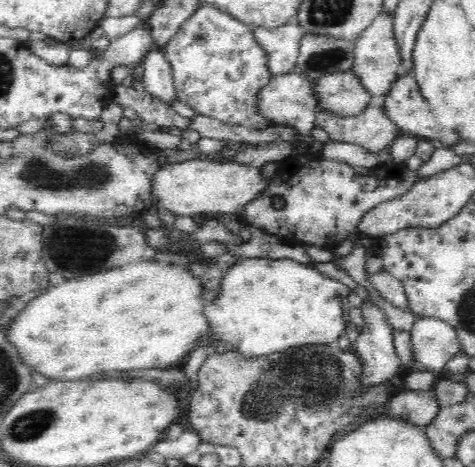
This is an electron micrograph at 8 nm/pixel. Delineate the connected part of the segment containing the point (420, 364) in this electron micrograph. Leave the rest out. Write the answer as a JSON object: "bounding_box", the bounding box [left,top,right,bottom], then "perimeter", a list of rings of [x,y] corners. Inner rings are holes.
{"bounding_box":[410,317,459,374],"perimeter":[[[434,317],[415,318],[410,328],[411,358],[416,367],[413,369],[436,374],[446,369],[446,363],[459,352],[459,338],[453,326],[446,324],[442,319]]]}

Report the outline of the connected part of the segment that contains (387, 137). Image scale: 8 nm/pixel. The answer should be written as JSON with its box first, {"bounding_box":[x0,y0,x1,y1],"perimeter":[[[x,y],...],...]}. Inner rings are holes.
{"bounding_box":[315,100,400,153],"perimeter":[[[370,100],[364,110],[361,110],[354,116],[342,118],[341,116],[334,116],[327,112],[317,112],[315,126],[321,127],[326,132],[331,141],[346,142],[348,145],[360,145],[372,153],[379,151],[381,148],[390,147],[391,142],[398,136],[400,129],[396,123],[386,115],[381,101]]]}

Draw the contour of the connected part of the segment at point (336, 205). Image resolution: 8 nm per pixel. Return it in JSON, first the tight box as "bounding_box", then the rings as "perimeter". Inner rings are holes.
{"bounding_box":[241,159,421,248],"perimeter":[[[311,159],[300,170],[294,170],[288,179],[276,178],[274,186],[268,186],[266,192],[262,192],[258,198],[254,198],[254,201],[245,206],[241,217],[246,226],[261,229],[282,241],[326,248],[331,243],[338,243],[355,235],[357,222],[367,210],[381,202],[406,194],[421,180],[416,170],[402,170],[398,178],[390,176],[384,180],[376,180],[372,176],[358,176],[352,168],[353,166],[340,160]]]}

